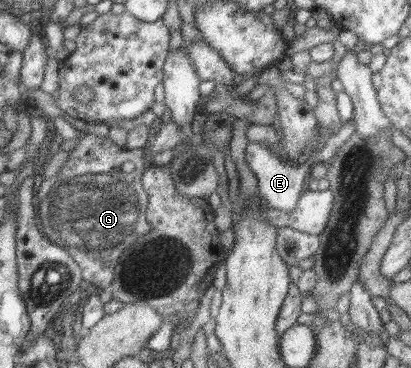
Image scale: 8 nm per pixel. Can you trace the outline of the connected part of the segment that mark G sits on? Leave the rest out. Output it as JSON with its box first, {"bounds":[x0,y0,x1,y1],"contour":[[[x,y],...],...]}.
{"bounds":[38,134,150,290],"contour":[[[86,134],[56,173],[50,193],[38,205],[38,220],[50,242],[59,245],[80,268],[81,281],[92,283],[100,290],[108,289],[113,281],[113,269],[121,253],[143,234],[150,232],[145,218],[147,193],[141,184],[141,175],[149,164],[146,148],[120,149],[110,138]]]}

